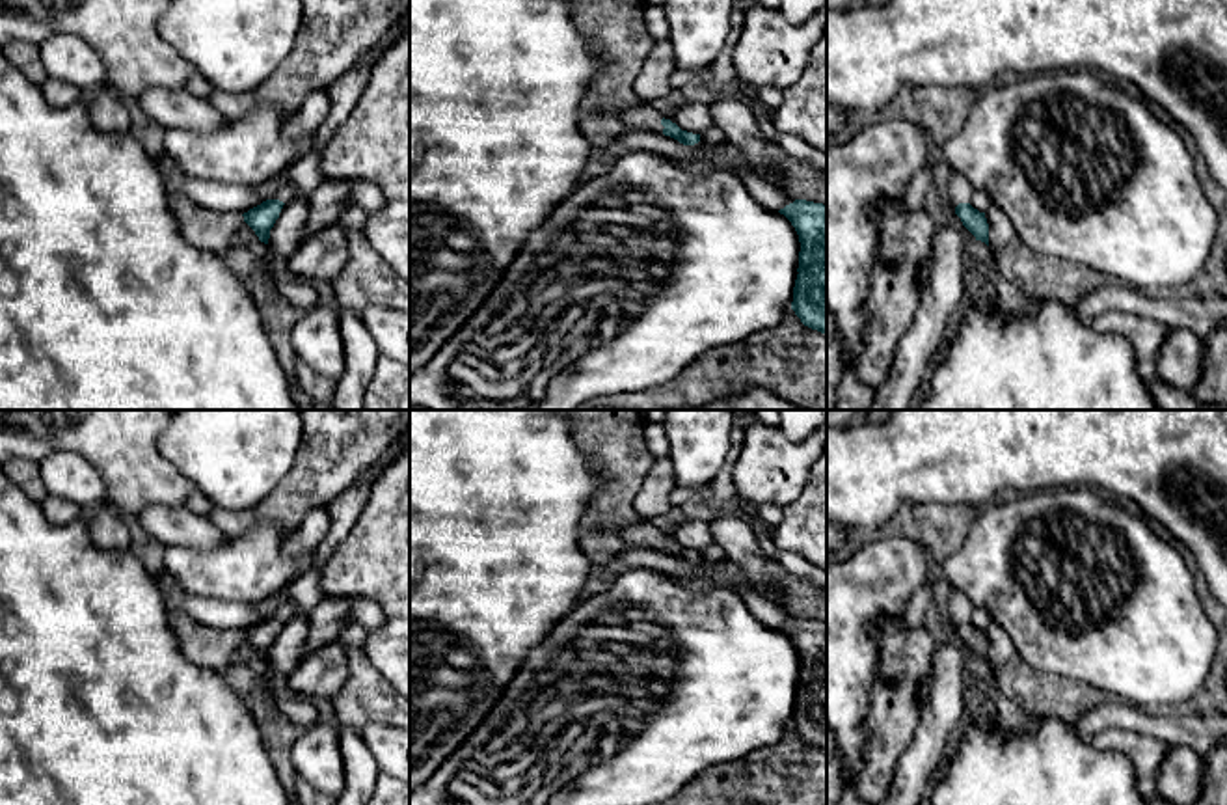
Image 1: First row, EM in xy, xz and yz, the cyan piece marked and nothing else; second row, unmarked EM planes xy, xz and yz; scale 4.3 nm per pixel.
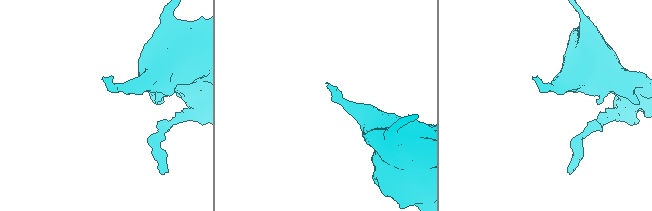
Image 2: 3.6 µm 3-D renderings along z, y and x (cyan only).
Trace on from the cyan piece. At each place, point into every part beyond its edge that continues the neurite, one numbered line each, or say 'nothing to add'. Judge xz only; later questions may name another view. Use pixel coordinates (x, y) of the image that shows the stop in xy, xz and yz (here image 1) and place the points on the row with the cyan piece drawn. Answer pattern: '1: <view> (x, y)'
1: xz (643, 116)

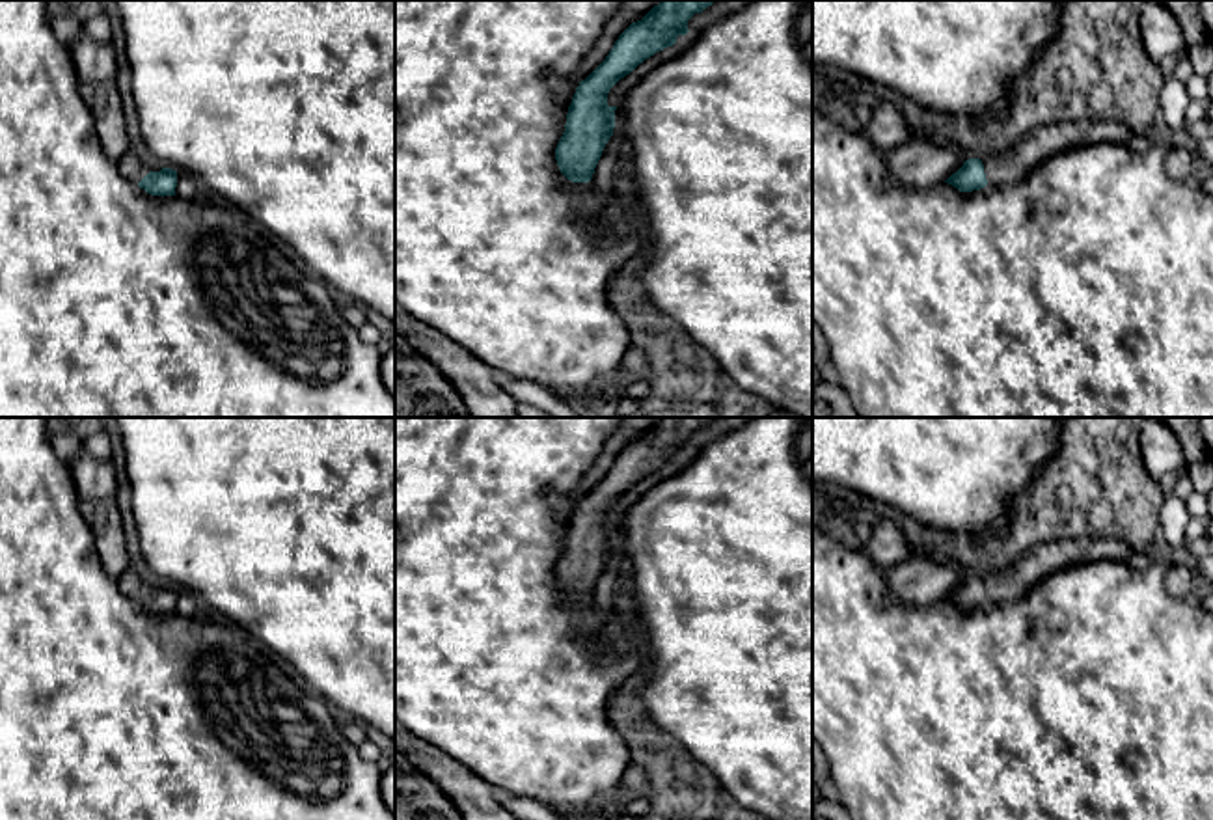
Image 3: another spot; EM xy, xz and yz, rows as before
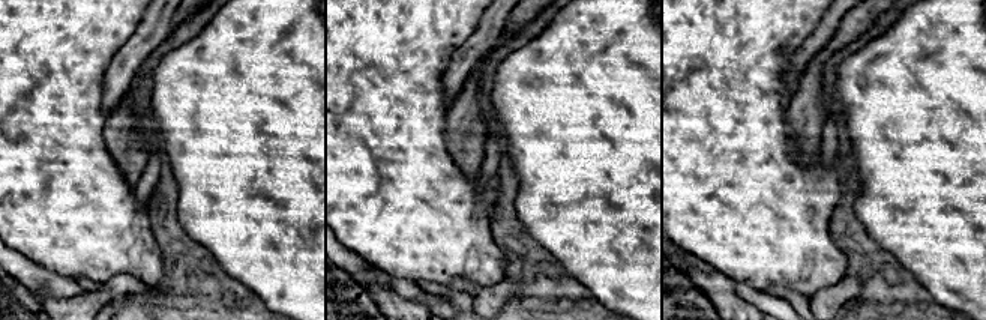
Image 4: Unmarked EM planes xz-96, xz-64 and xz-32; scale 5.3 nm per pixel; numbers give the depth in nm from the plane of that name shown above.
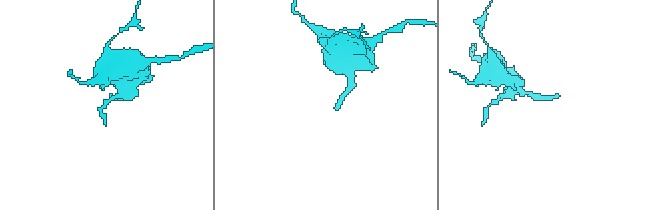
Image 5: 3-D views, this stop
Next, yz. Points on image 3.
1: yz (1012, 166)

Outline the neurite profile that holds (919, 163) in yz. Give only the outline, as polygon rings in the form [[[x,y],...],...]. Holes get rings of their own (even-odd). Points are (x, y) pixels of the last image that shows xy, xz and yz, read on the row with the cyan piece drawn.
[[[913,138],[885,153],[887,170],[896,184],[932,188],[945,183],[967,160],[958,149],[945,149],[928,138]]]

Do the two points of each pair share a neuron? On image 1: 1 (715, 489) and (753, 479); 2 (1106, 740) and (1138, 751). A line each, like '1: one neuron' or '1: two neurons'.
1: two neurons
2: one neuron

